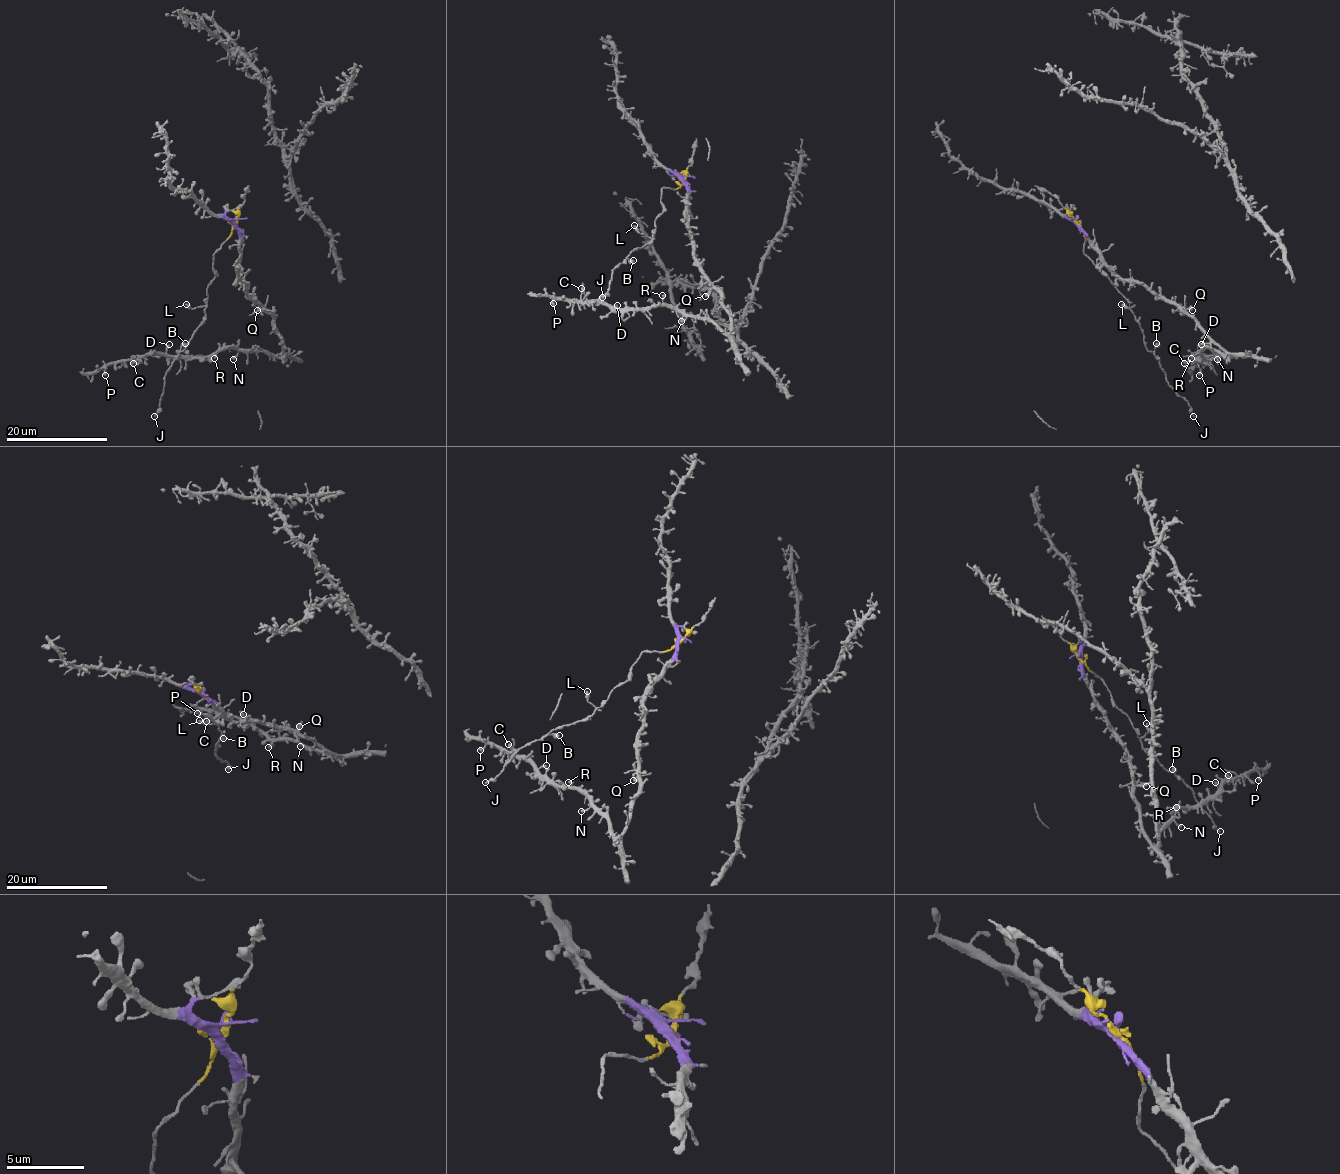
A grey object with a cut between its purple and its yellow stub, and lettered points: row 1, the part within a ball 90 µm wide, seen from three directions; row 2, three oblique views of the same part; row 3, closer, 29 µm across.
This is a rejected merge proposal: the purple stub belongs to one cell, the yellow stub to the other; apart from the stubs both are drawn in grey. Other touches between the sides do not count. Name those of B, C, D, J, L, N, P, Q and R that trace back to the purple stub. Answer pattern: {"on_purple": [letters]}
{"on_purple": ["C", "D", "N", "P", "Q", "R"]}

